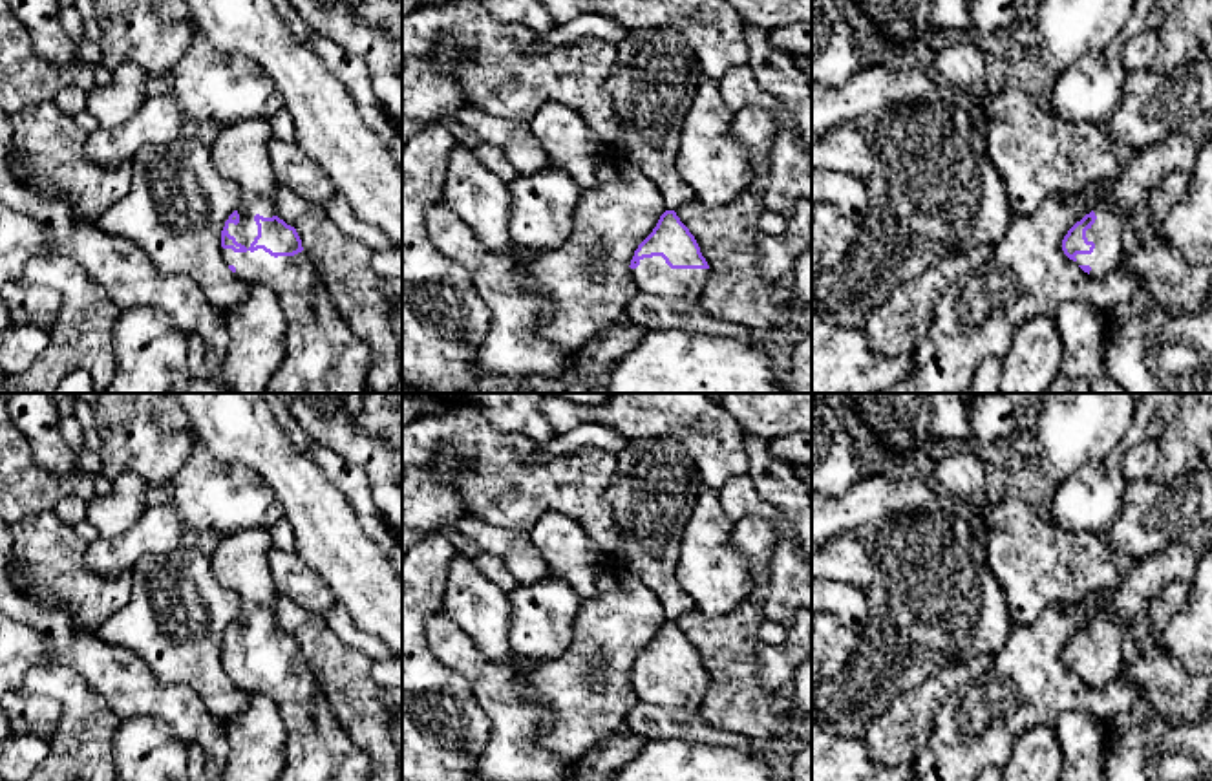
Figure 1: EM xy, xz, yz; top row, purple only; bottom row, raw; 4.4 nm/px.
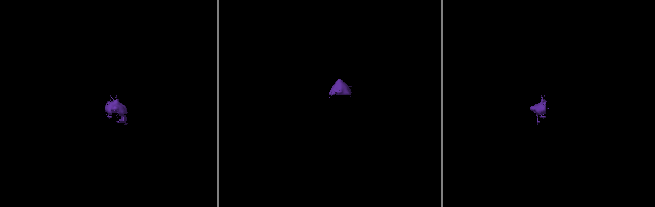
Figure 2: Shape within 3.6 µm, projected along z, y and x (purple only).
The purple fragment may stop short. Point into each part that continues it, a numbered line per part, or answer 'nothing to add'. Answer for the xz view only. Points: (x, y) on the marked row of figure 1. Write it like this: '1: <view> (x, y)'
1: xz (653, 277)

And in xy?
1: xy (238, 152)

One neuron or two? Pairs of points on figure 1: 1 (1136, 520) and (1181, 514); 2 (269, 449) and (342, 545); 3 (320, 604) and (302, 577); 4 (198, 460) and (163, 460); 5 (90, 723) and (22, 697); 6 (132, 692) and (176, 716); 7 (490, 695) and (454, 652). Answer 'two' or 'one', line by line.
1: one
2: one
3: one
4: two
5: two
6: one
7: one

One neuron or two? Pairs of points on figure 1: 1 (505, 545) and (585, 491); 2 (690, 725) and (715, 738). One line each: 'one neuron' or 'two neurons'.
1: two neurons
2: one neuron

